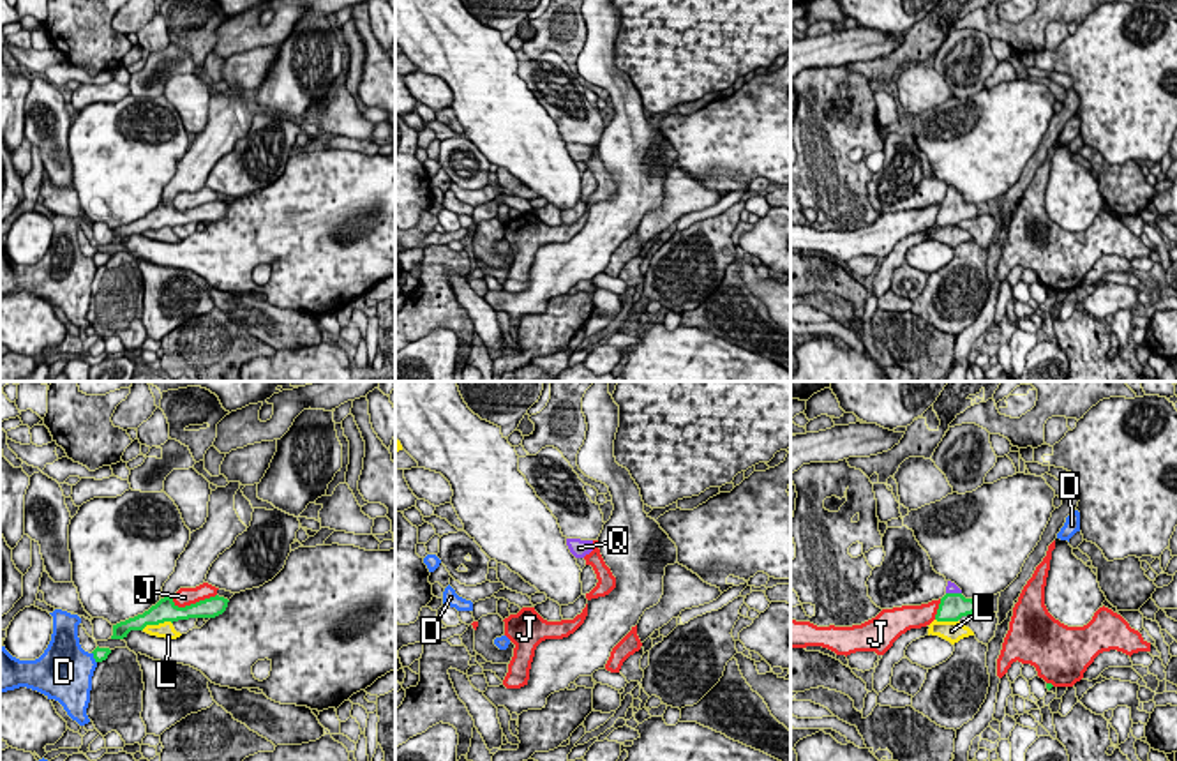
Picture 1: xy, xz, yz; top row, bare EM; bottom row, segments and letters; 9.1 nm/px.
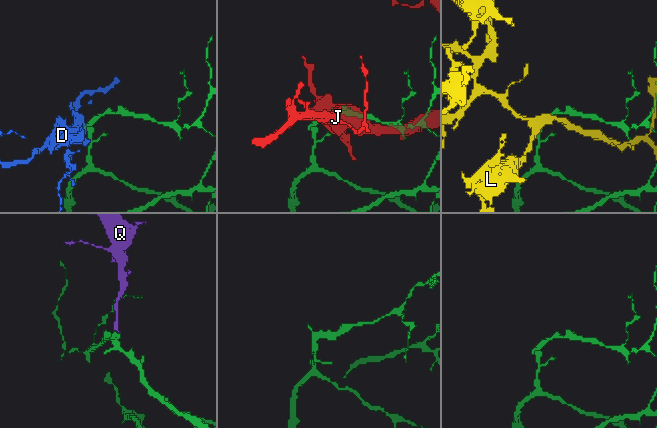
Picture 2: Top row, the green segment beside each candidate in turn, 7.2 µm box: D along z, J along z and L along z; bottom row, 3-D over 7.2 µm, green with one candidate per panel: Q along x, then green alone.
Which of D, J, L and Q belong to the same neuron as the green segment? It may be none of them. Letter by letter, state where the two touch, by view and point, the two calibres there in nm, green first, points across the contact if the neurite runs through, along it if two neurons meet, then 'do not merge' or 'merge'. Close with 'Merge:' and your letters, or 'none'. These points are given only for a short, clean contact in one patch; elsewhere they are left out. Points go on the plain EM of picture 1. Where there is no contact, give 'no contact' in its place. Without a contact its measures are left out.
D: xy (94, 262) | 130/440 nm | do not merge
J: xy (193, 209) | 190/160 nm | do not merge
L: xy (156, 228) | 200/140 nm | do not merge
Q: yz (953, 198) | 240/100 nm | across yz (953, 210), (953, 198), (952, 193) | merge
Merge: Q

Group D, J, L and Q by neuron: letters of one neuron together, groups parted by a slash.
D / J / L / Q

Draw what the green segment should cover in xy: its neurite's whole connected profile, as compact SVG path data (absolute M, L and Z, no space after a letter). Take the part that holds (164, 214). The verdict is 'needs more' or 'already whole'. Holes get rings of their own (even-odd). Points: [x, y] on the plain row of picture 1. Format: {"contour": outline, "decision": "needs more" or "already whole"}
{"contour": "M215 200L185 212L178 212L173 207L173 201L164 201L143 219L113 230L111 244L124 244L131 235L143 235L146 230L159 230L164 226L173 228L189 222L215 222L226 215L228 207L228 203Z", "decision": "already whole"}

